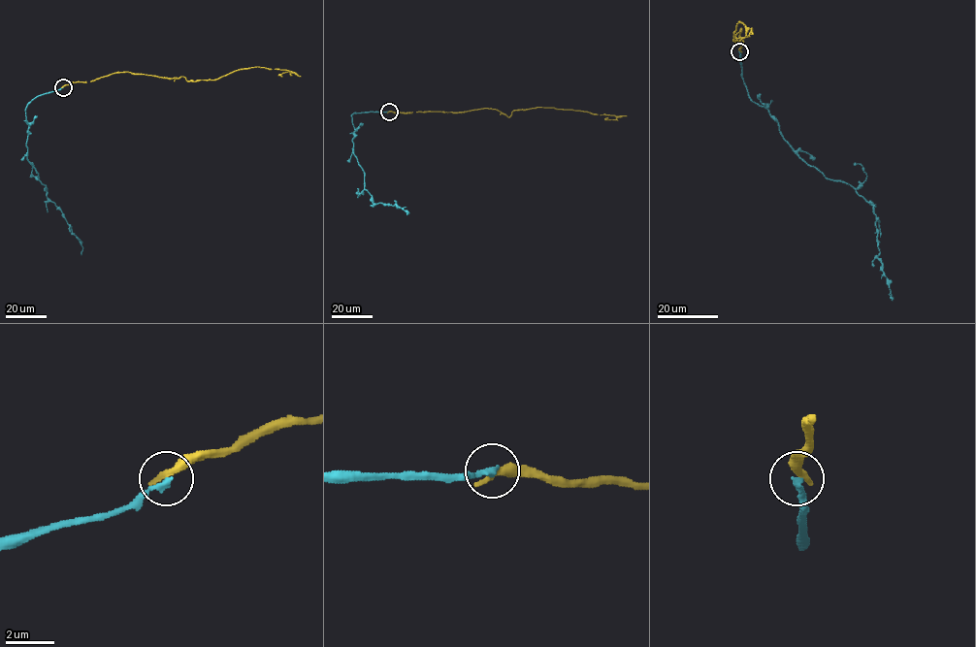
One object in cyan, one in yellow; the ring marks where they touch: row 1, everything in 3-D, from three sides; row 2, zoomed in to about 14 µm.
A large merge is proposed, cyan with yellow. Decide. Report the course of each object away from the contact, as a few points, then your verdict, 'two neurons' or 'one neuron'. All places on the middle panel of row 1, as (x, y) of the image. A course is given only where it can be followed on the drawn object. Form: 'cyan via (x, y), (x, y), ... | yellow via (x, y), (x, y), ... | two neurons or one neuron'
cyan via (388, 112), (352, 114), (353, 153), (364, 171), (364, 188), (374, 203), (395, 204), (406, 214) | yellow via (388, 112), (451, 113), (491, 109), (508, 116), (514, 111), (553, 107), (616, 117), (607, 118) | two neurons

